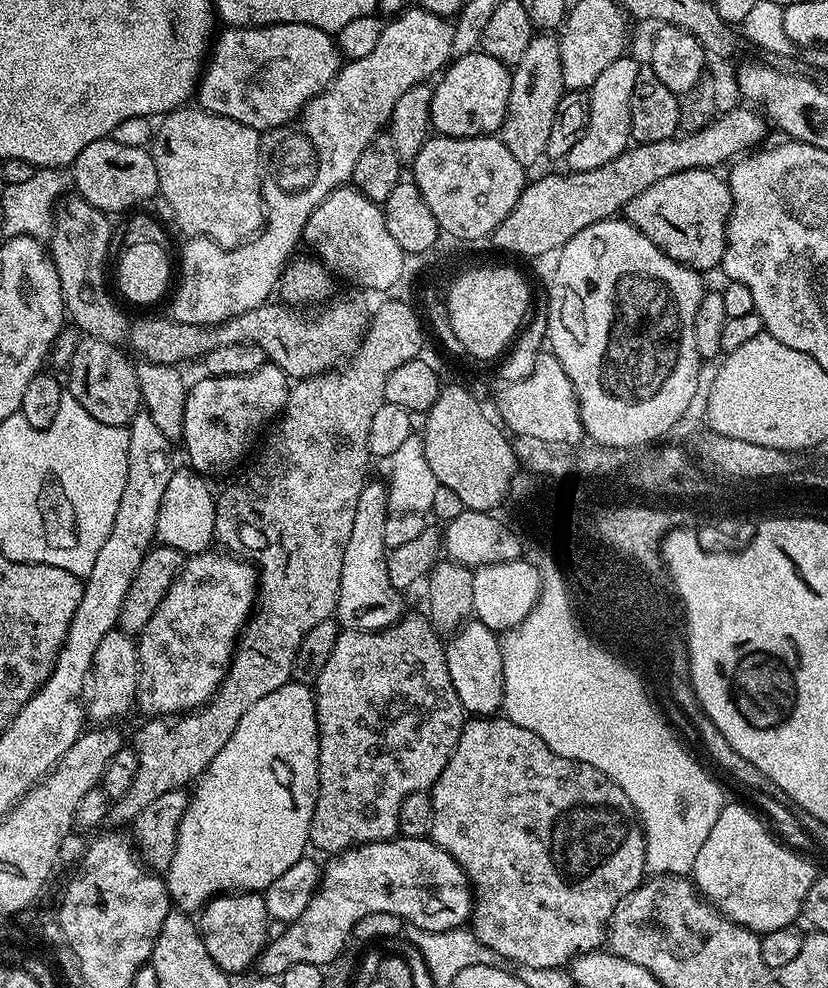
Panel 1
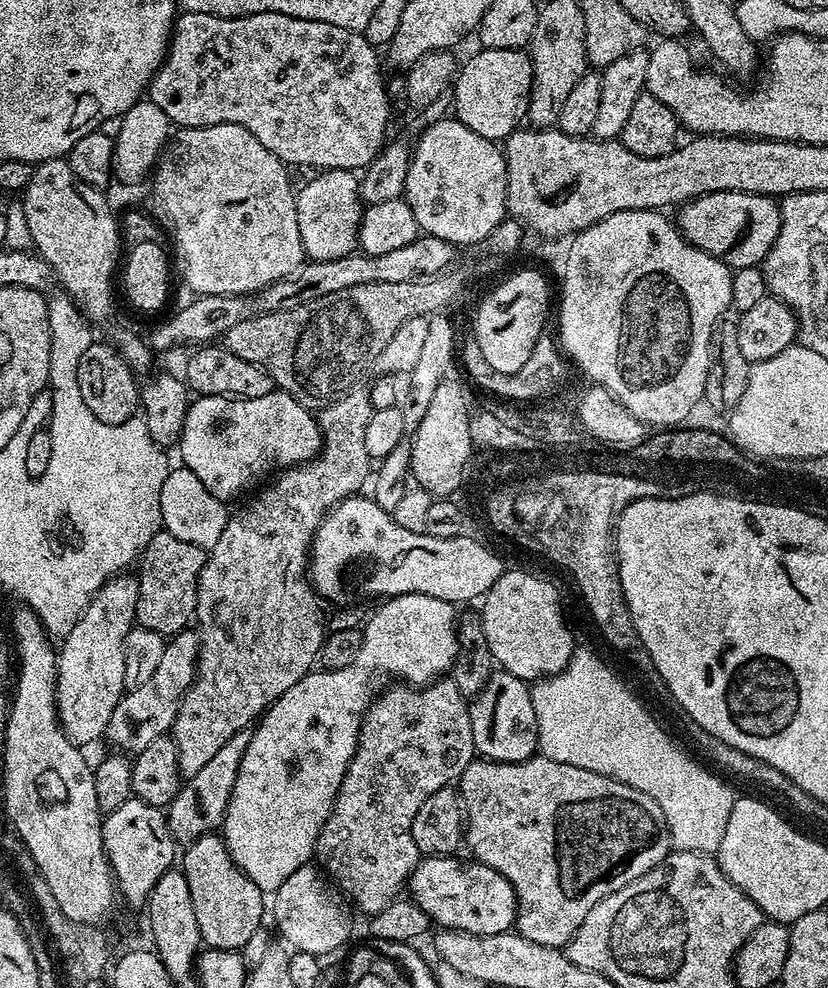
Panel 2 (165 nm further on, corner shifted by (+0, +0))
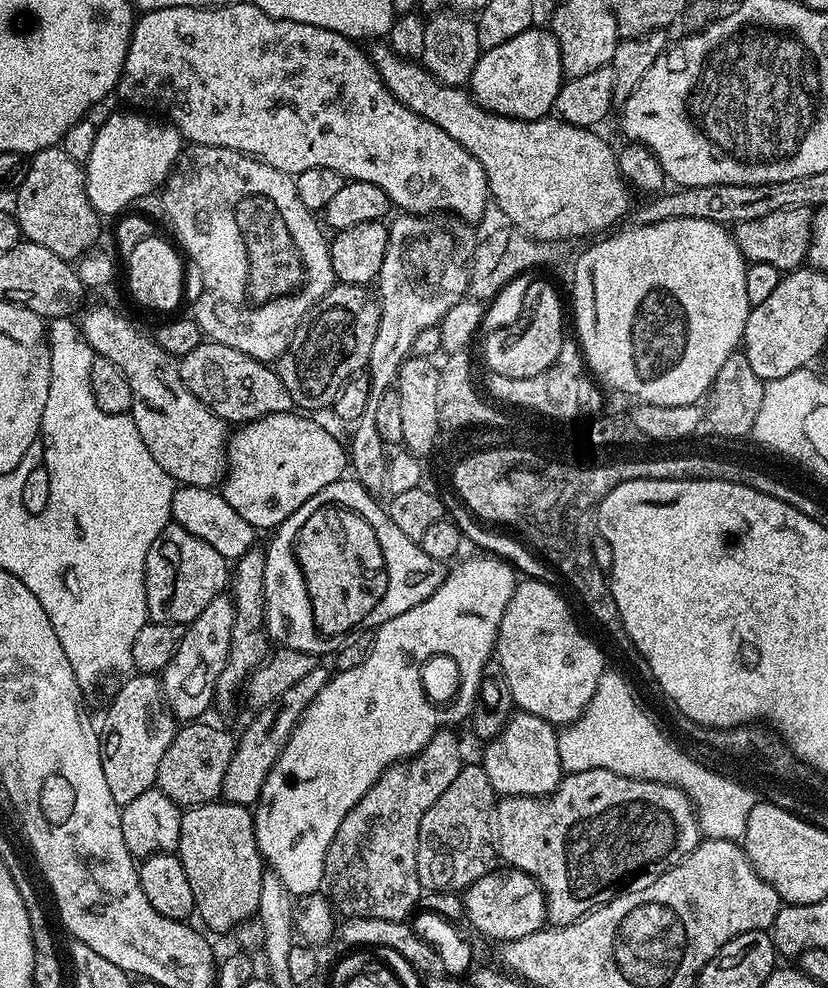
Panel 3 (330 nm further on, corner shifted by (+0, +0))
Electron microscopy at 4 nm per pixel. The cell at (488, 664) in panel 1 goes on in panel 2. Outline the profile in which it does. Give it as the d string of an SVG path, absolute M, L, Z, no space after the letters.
M503 670L493 671L486 686L468 705L474 746L485 760L521 764L538 752L538 718L534 718L532 689L525 681Z

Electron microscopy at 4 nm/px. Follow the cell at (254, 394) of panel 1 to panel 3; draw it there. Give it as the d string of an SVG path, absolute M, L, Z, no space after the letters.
M295 411L279 412L241 424L233 433L222 495L256 530L279 528L294 510L314 498L318 490L330 486L330 482L345 479L349 471L345 445L340 445L318 421L308 416L311 415Z

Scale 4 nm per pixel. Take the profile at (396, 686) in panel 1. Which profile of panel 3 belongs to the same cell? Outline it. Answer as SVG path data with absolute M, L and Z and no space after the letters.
M441 730L436 732L427 748L418 756L411 756L407 762L392 765L383 772L362 794L362 798L342 818L342 826L338 826L338 834L334 834L334 842L330 842L330 850L326 854L324 879L326 892L330 897L333 909L341 917L361 916L362 918L392 919L407 921L417 911L416 903L420 900L422 889L418 878L418 830L422 826L422 814L442 798L446 786L458 778L460 769L466 763L466 757L460 753L460 740L455 731Z

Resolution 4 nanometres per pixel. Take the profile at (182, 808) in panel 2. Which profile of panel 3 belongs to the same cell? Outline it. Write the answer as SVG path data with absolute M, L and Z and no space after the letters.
M318 666L310 670L306 678L299 679L298 683L291 686L276 701L270 702L264 708L255 713L253 720L244 728L244 733L239 733L234 758L230 760L230 766L226 768L224 779L223 799L229 804L255 805L262 794L262 786L270 774L270 770L278 758L284 752L284 747L290 742L292 731L302 718L302 714L310 706L314 698L324 686L328 684L330 672L324 666Z

